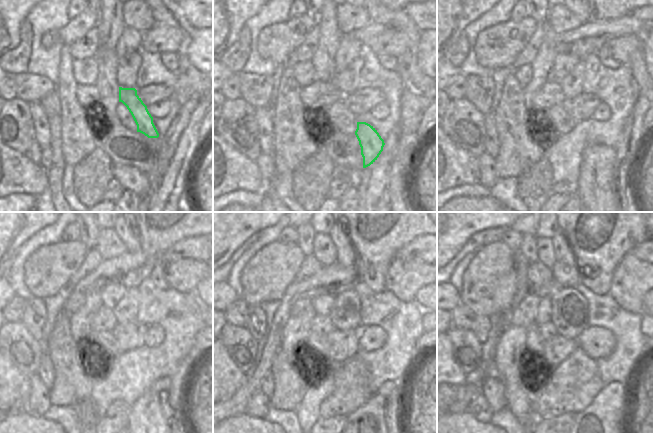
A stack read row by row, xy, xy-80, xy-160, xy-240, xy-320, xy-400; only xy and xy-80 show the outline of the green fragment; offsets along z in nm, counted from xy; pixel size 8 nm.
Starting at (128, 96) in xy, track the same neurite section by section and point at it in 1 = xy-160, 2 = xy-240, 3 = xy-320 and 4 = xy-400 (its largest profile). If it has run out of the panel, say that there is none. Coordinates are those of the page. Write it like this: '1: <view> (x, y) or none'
1: xy-160 (594, 185)
2: xy-240 (146, 415)
3: xy-320 (371, 415)
4: xy-400 (604, 415)

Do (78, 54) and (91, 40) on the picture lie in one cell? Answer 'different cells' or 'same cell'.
same cell

